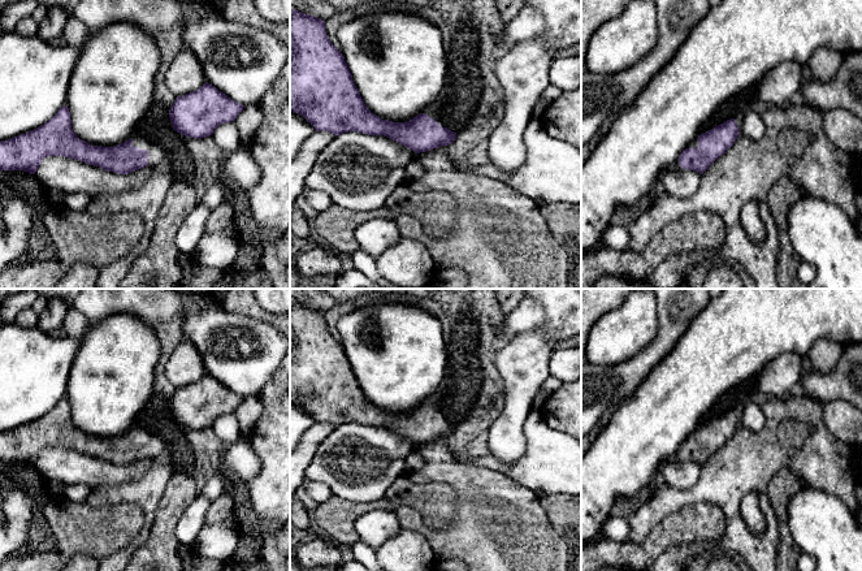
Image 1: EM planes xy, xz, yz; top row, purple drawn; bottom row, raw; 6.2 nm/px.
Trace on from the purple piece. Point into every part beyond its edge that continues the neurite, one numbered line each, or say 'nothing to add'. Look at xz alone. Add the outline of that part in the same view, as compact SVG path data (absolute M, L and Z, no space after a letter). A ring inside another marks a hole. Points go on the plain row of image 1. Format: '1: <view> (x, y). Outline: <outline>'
1: xz (433, 402). Outline: M437 394L437 395L428 397L421 405L428 406L430 410L437 412L439 418L446 419L442 412L441 402L442 402L441 397Z

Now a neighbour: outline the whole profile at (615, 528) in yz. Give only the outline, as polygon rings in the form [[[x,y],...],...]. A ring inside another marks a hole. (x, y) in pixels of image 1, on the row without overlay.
[[[611,515],[602,524],[602,540],[612,540],[616,542],[624,542],[629,536],[629,525],[627,520],[619,515]]]

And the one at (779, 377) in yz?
[[[783,354],[764,364],[754,376],[757,390],[775,398],[783,398],[796,392],[803,375],[802,358],[798,354]]]

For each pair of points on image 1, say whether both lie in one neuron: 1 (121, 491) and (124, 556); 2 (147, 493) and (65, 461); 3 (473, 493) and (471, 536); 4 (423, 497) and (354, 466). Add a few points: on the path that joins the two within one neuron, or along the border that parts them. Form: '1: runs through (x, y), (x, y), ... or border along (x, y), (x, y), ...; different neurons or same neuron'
1: runs through (139, 498), (148, 507), (148, 522), (142, 537); same neuron
2: border along (150, 468), (138, 479), (94, 489); different neurons
3: runs through (473, 504), (473, 526); same neuron
4: border along (404, 474), (382, 496), (367, 501); different neurons

